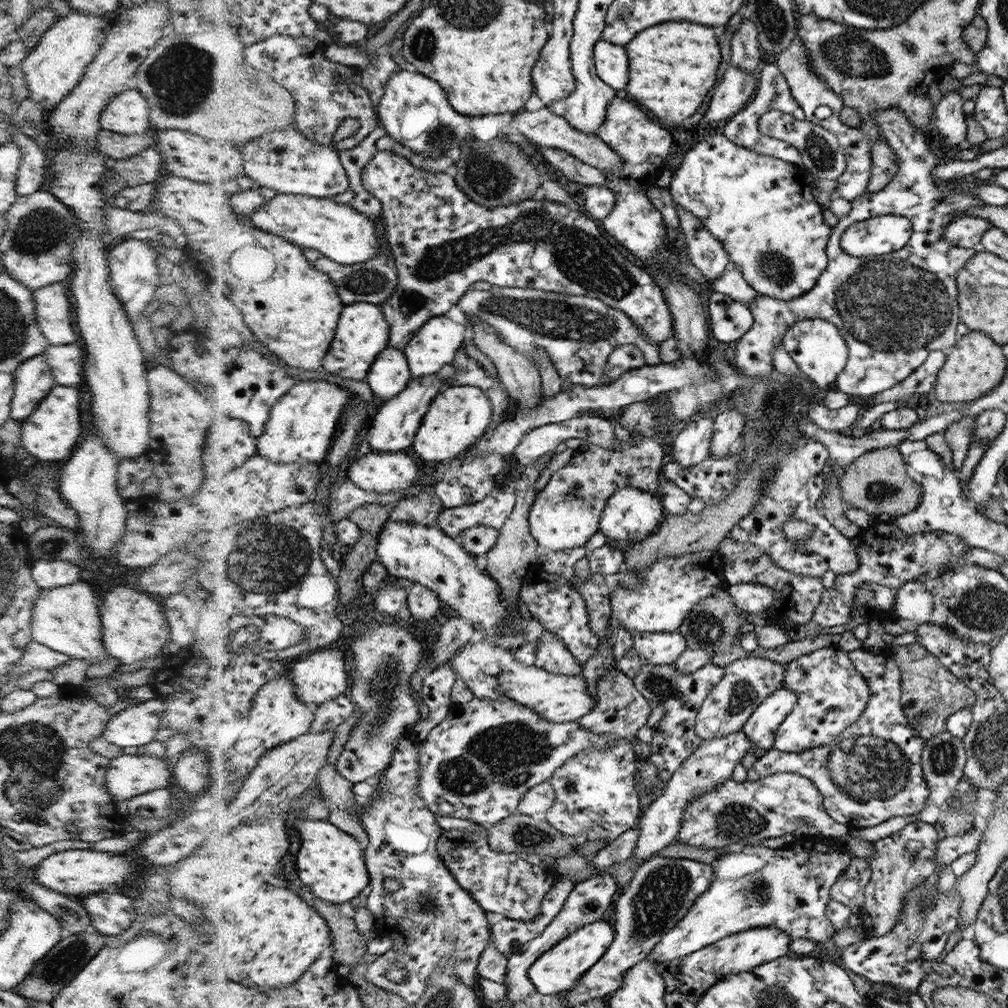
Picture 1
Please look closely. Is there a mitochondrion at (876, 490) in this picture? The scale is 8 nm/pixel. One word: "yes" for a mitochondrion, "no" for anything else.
yes

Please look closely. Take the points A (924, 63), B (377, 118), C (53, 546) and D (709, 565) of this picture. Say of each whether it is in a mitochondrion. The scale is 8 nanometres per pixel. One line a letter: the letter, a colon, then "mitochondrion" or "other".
A: other
B: other
C: mitochondrion
D: other

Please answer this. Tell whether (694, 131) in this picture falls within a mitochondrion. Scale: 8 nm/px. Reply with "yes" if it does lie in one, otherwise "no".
no

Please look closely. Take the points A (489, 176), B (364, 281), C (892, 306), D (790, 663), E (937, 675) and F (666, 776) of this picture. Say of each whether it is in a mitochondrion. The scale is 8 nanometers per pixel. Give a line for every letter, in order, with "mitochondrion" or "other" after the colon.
A: mitochondrion
B: mitochondrion
C: mitochondrion
D: other
E: other
F: other

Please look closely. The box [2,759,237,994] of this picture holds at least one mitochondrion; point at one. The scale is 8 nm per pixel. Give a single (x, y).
(67, 958)

